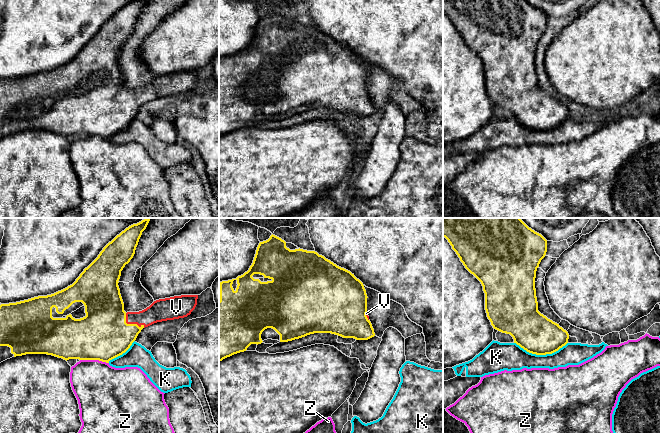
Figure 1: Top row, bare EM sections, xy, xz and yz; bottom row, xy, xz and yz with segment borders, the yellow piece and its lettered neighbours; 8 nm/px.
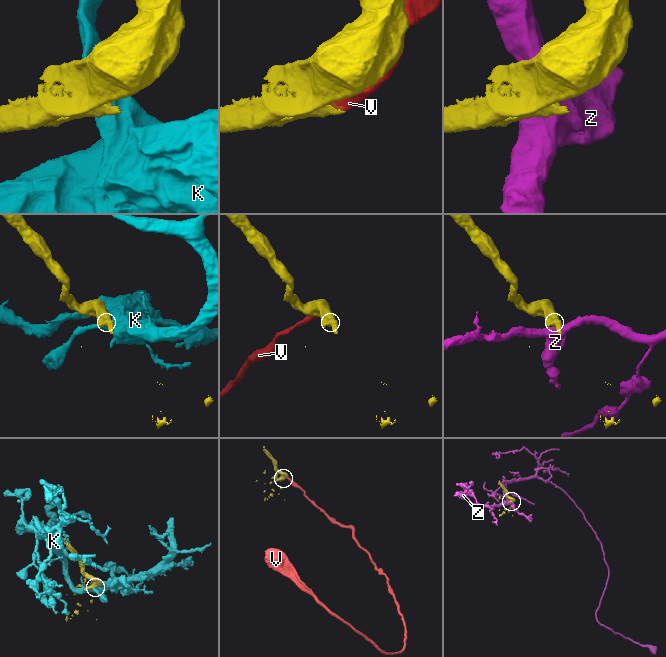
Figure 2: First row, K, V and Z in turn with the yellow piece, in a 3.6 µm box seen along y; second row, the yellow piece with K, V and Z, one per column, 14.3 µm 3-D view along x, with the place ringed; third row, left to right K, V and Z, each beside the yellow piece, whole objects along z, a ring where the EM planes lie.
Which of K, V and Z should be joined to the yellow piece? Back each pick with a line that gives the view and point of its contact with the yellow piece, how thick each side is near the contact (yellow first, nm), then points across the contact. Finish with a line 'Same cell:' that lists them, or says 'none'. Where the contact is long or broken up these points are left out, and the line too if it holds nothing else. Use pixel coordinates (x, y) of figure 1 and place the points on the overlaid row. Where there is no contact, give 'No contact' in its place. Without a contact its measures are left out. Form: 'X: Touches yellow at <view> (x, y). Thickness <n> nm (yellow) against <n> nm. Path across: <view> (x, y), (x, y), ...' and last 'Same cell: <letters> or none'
V: Touches yellow at xy (131, 324). Thickness 420 nm (yellow) against 170 nm
Same cell: V

